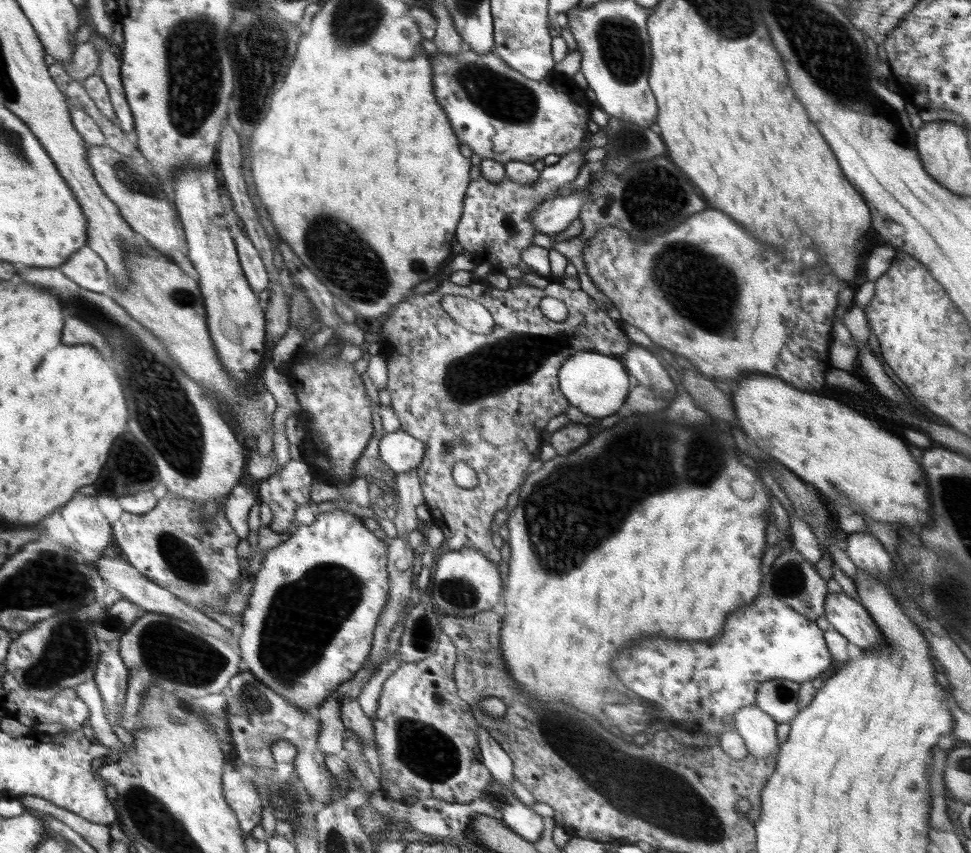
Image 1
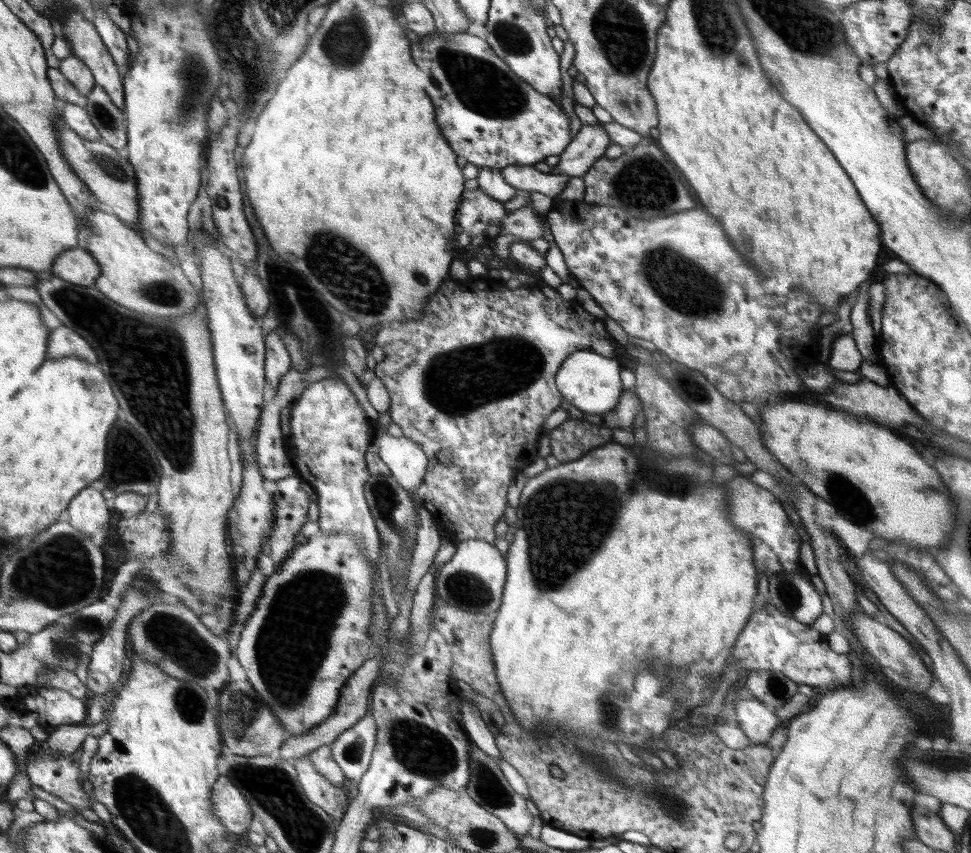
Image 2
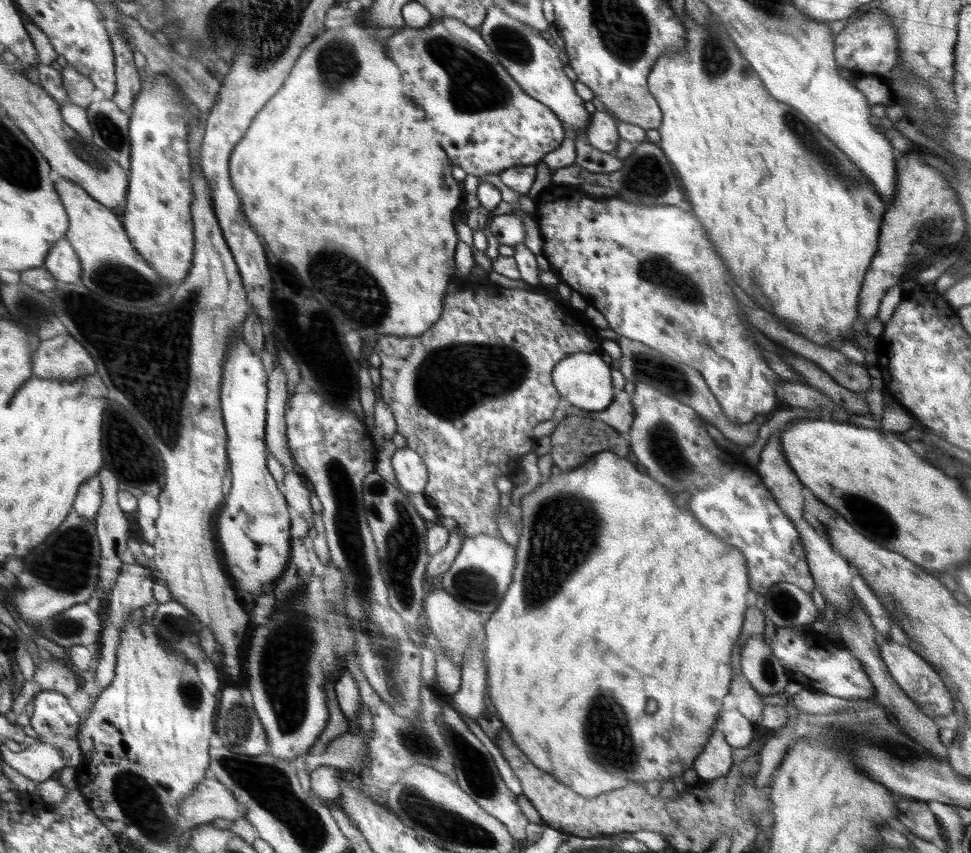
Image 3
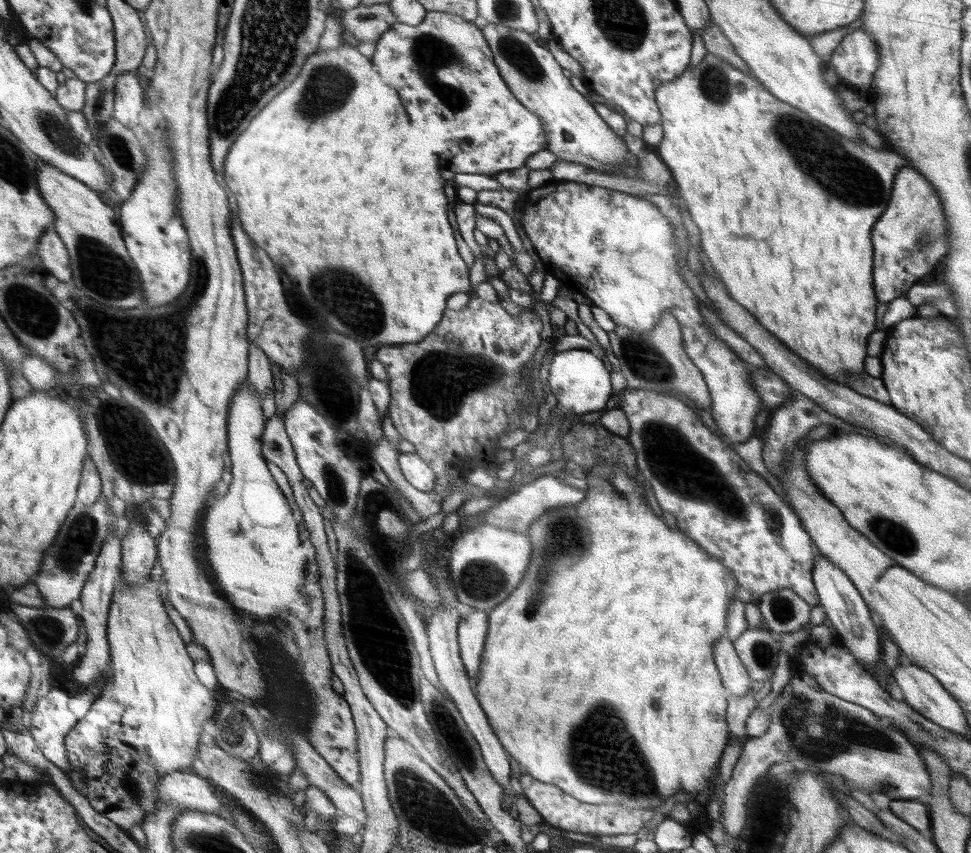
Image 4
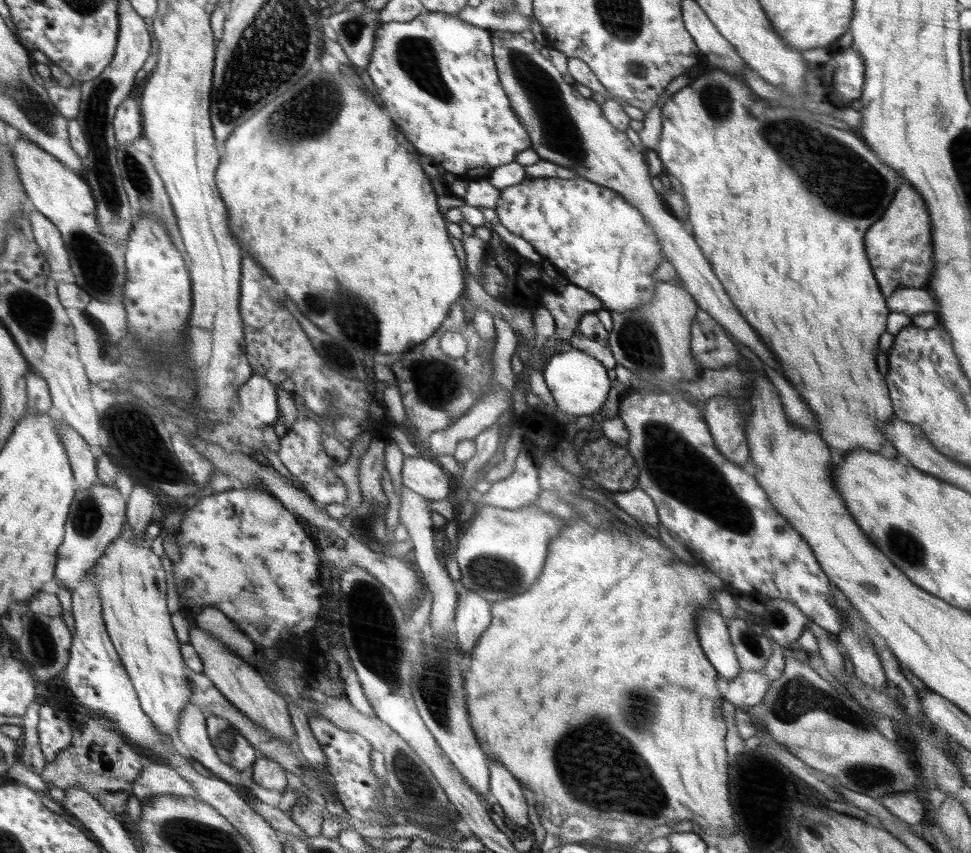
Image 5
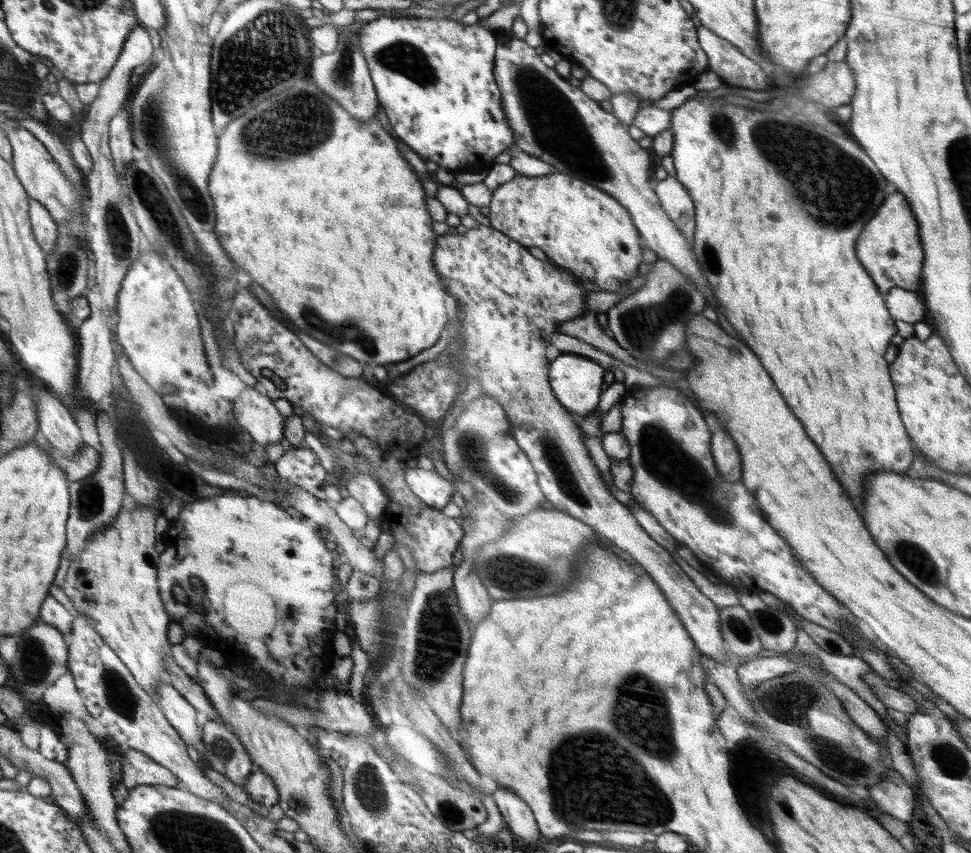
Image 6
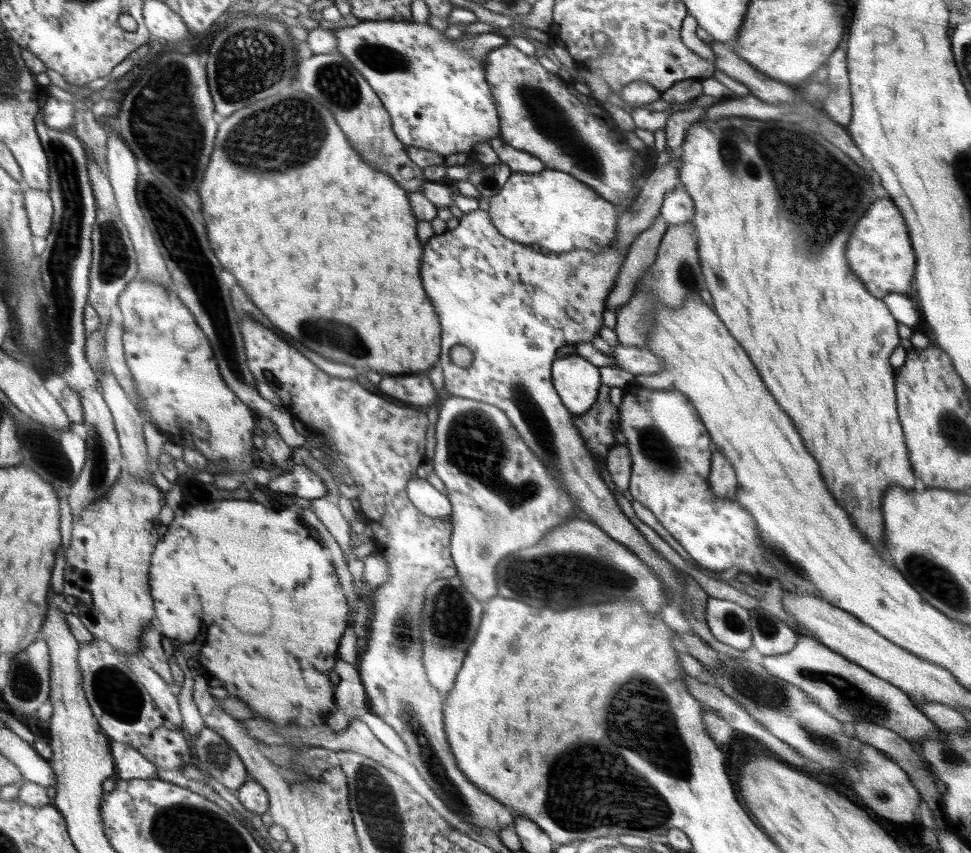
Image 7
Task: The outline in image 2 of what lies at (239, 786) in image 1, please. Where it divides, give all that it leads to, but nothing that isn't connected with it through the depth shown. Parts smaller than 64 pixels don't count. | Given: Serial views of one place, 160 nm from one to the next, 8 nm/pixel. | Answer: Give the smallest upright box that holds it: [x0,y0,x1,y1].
[212,776,253,834]

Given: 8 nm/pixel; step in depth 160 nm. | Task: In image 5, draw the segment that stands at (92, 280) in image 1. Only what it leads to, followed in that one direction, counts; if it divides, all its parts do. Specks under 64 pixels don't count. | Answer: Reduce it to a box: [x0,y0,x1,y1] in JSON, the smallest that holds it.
[27,211,71,272]

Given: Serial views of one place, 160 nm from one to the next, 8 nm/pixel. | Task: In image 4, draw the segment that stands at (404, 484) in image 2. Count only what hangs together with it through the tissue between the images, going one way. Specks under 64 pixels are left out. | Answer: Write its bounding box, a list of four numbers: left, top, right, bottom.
[398,453,437,493]

